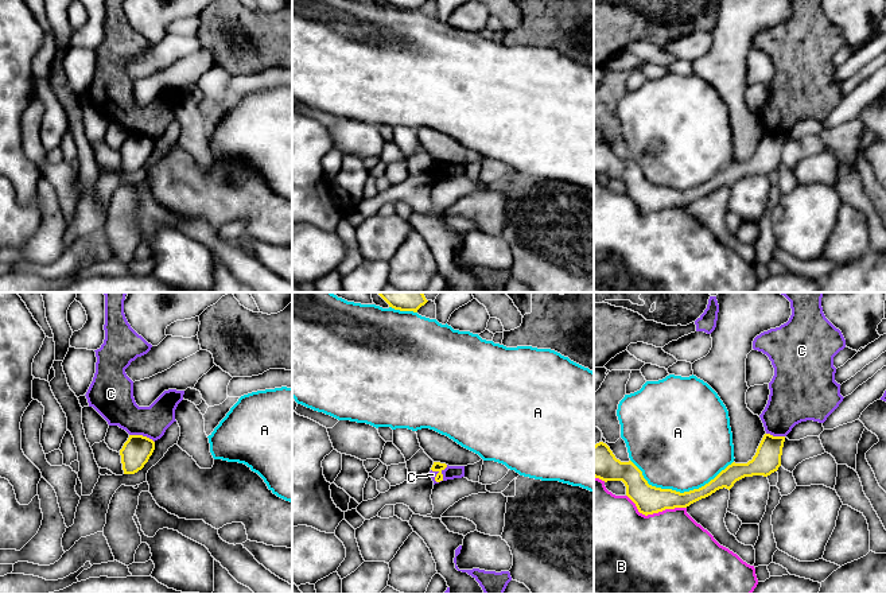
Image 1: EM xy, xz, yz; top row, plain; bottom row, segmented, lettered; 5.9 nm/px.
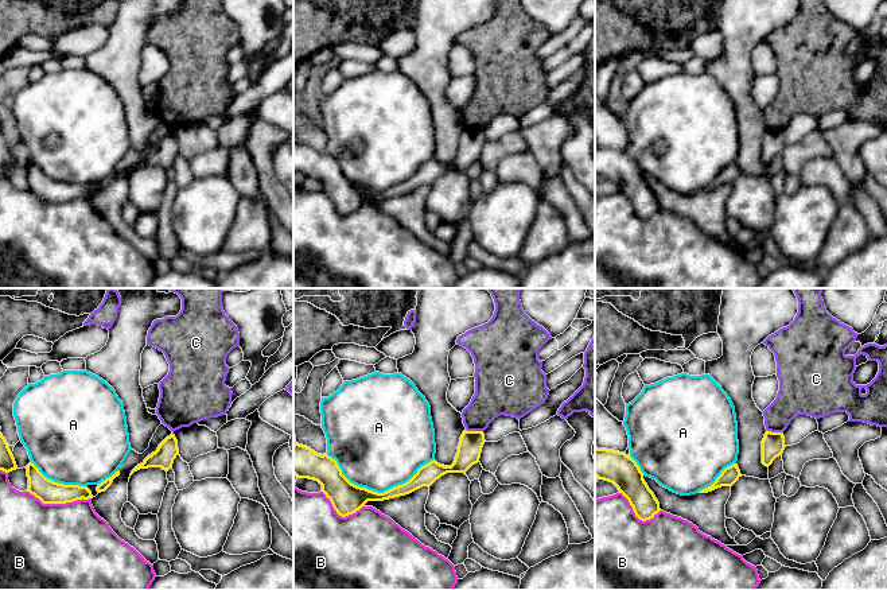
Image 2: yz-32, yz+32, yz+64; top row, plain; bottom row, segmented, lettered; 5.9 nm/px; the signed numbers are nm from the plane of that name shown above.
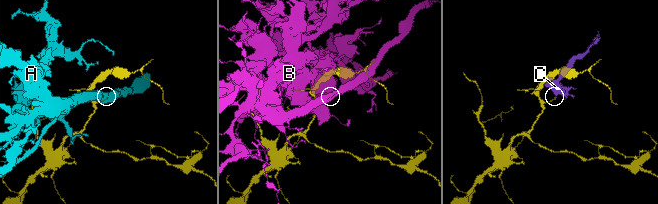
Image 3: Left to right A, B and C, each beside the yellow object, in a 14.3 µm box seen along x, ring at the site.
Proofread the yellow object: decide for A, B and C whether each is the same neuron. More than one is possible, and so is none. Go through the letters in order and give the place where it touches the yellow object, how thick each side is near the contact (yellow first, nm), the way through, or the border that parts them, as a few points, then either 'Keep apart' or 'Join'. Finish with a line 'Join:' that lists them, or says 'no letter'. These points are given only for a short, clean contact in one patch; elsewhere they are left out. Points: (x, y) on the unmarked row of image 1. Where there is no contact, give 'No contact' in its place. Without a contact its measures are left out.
A: Touches yellow at yz (679, 190). Thickness 170 nm (yellow) against 480 nm. Keep apart
B: Touches yellow at yz (655, 210). Thickness 170 nm (yellow) against 480 nm. Keep apart
C: Touches yellow at xy (142, 134). Thickness 170 nm (yellow) against 220 nm. Boundary: xy (129, 132), (142, 132), (154, 140). Keep apart
Join: no letter

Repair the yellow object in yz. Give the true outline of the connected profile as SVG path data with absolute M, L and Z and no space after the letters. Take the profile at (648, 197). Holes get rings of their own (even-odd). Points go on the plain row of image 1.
M765 132L751 159L732 160L704 185L684 191L649 183L632 159L621 160L606 141L599 140L594 144L594 175L605 180L622 179L626 194L636 202L640 211L648 214L665 207L687 206L719 187L730 189L745 175L770 174L781 164L784 140L785 135Z

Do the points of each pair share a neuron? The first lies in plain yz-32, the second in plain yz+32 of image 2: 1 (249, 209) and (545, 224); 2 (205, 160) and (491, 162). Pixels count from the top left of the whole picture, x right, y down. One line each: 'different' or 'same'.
1: same
2: different

